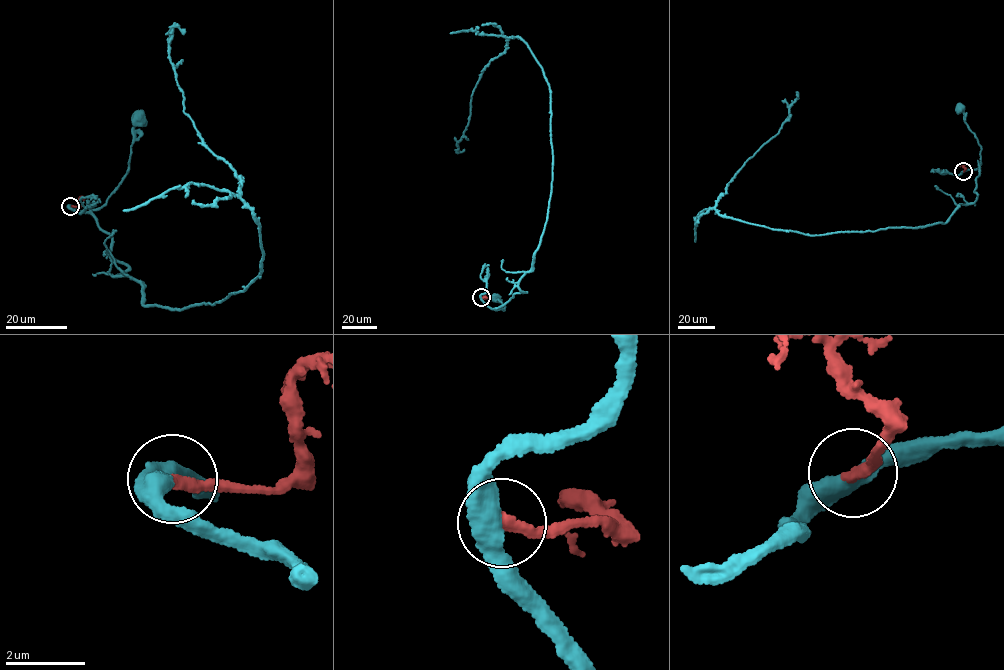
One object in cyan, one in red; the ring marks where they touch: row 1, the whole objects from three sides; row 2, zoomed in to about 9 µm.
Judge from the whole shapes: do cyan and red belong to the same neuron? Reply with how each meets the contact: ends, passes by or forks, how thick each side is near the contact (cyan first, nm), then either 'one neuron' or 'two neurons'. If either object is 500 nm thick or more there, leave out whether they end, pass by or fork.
cyan passes by; red ends; calibres 480 and 280 nm; two neurons

